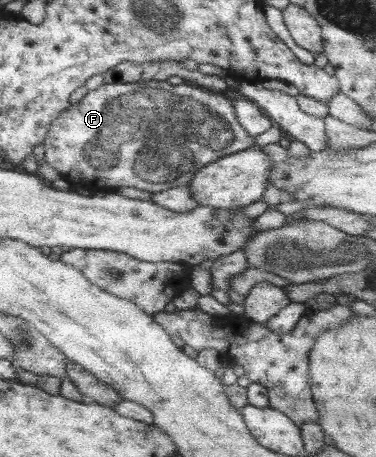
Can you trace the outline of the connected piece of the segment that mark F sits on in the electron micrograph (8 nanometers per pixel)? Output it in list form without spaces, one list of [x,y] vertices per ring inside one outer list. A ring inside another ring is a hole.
[[[168,80],[103,83],[97,90],[89,91],[79,103],[70,104],[69,108],[60,112],[47,130],[42,142],[44,160],[63,178],[85,186],[130,186],[151,193],[187,185],[206,164],[255,144],[237,122],[231,98],[190,82],[173,85]]]

